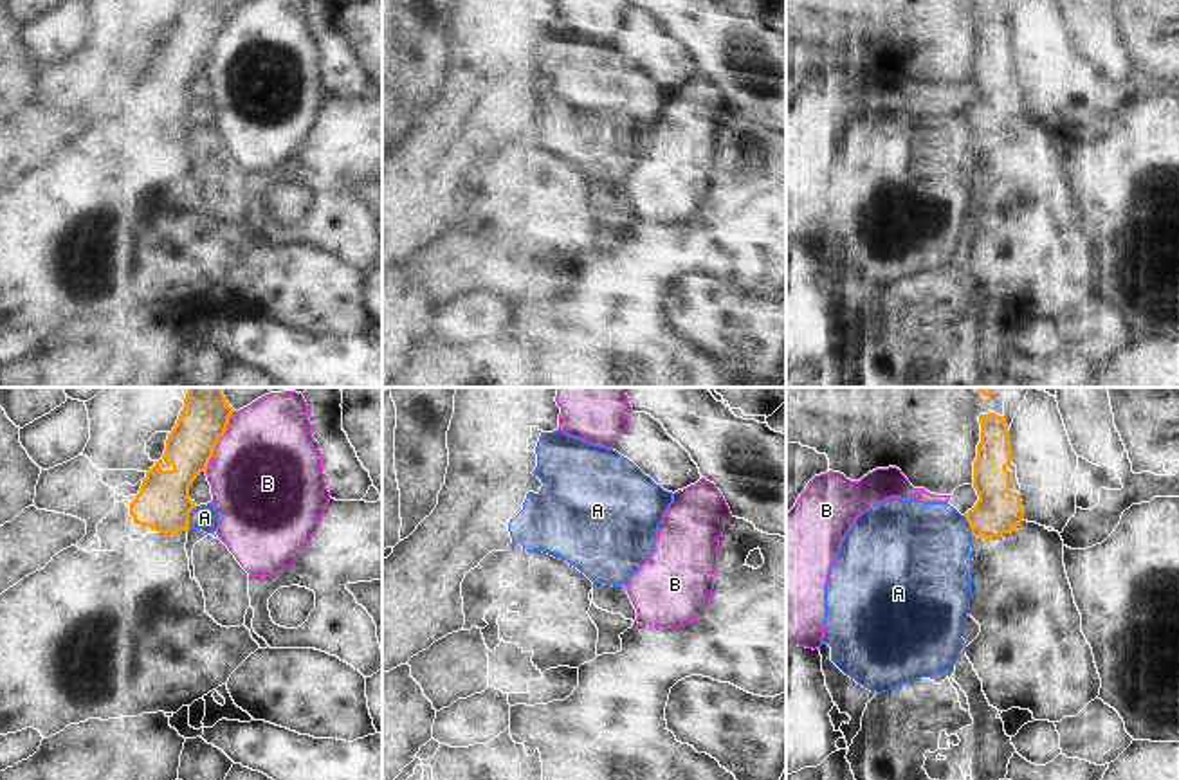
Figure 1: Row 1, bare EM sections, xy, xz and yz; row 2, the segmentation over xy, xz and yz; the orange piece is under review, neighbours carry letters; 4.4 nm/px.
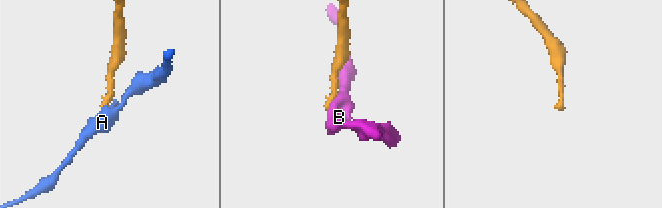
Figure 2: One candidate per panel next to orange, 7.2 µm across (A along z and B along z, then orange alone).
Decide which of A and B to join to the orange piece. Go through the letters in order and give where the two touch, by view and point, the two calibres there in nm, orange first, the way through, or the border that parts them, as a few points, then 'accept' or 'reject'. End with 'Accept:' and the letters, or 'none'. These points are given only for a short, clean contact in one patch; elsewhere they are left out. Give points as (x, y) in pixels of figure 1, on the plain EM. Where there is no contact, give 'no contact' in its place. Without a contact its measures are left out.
A: meets orange in xy at (188, 114); 240 nm thick on the orange side, 120 nm on the other; border along xy (197, 103), (190, 110), (188, 125); reject
B: meets orange in xy at (219, 36); 220 nm thick on the orange side, 500 nm on the other; border along xy (235, 8), (204, 67); reject
Accept: none

